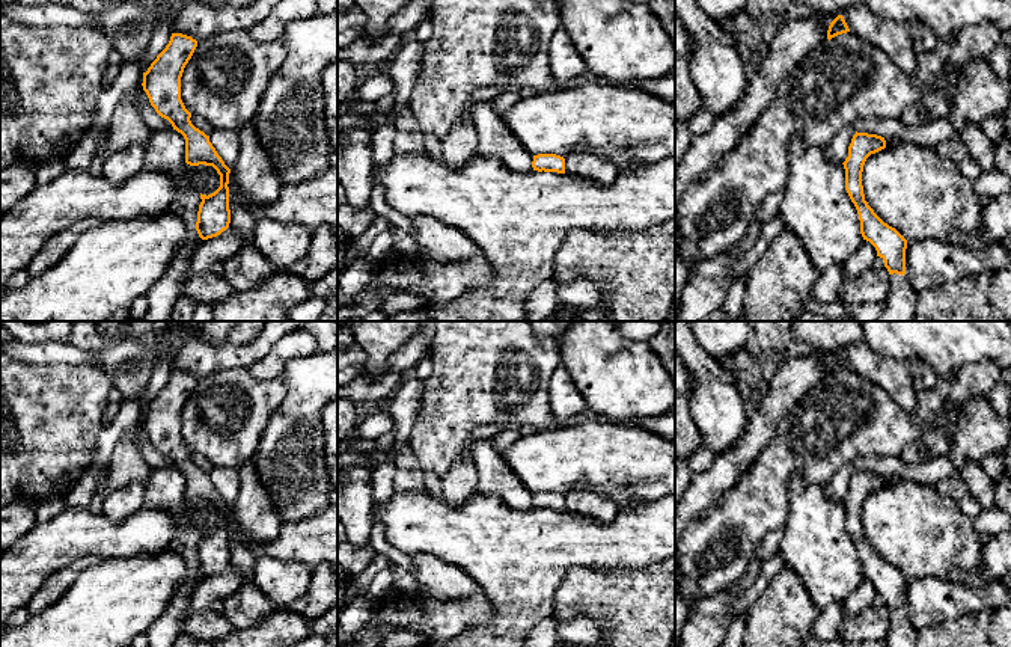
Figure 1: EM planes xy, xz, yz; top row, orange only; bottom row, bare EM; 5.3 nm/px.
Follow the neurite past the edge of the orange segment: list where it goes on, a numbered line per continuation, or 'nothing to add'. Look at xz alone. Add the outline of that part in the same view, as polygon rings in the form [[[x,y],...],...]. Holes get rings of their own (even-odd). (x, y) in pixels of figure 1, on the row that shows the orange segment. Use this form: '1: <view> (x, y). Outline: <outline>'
nothing to add

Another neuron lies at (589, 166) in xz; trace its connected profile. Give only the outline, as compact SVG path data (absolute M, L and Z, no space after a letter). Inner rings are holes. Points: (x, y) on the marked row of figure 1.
M570 154L565 157L565 172L603 186L610 186L619 170L594 154Z

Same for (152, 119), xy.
M143 90L136 101L140 116L143 118L145 124L149 130L166 130L173 128L172 124L161 118L155 109L151 106L146 92Z

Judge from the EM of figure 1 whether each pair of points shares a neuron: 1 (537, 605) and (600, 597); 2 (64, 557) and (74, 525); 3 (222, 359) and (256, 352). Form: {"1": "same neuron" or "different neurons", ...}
{"1": "different neurons", "2": "same neuron", "3": "same neuron"}

